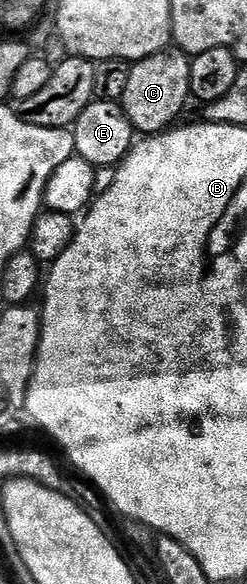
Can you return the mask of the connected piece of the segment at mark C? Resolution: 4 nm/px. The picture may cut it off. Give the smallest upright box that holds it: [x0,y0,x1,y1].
[122,48,192,136]

